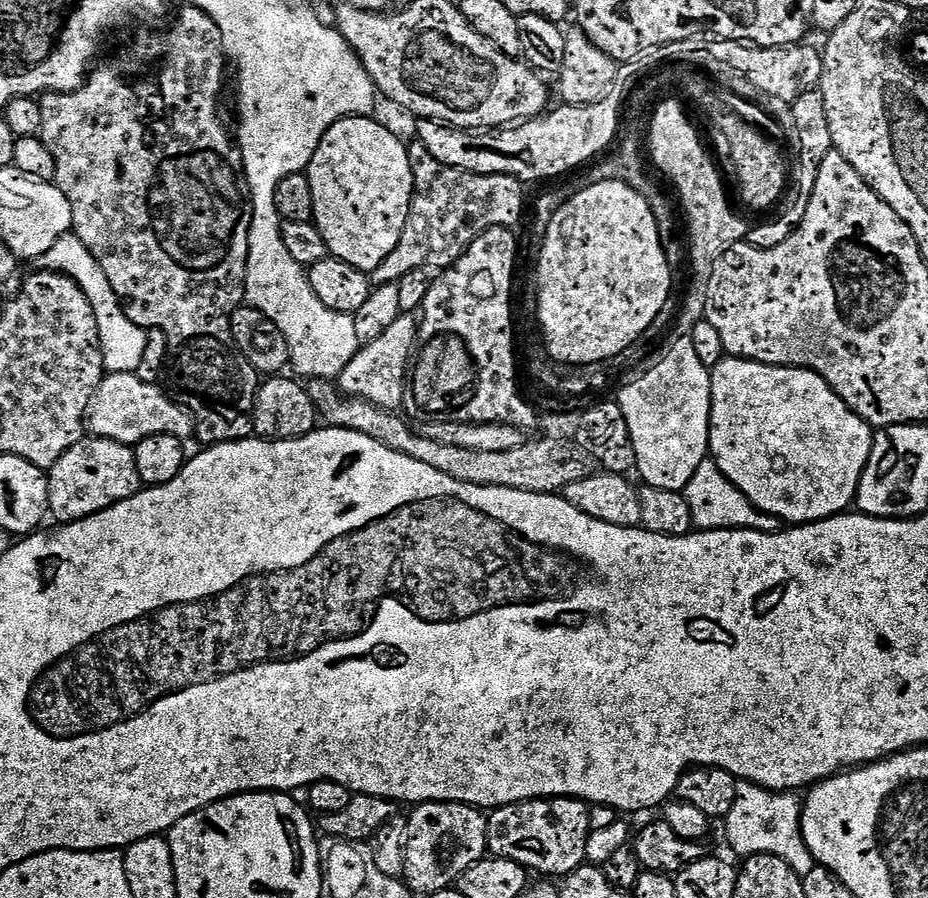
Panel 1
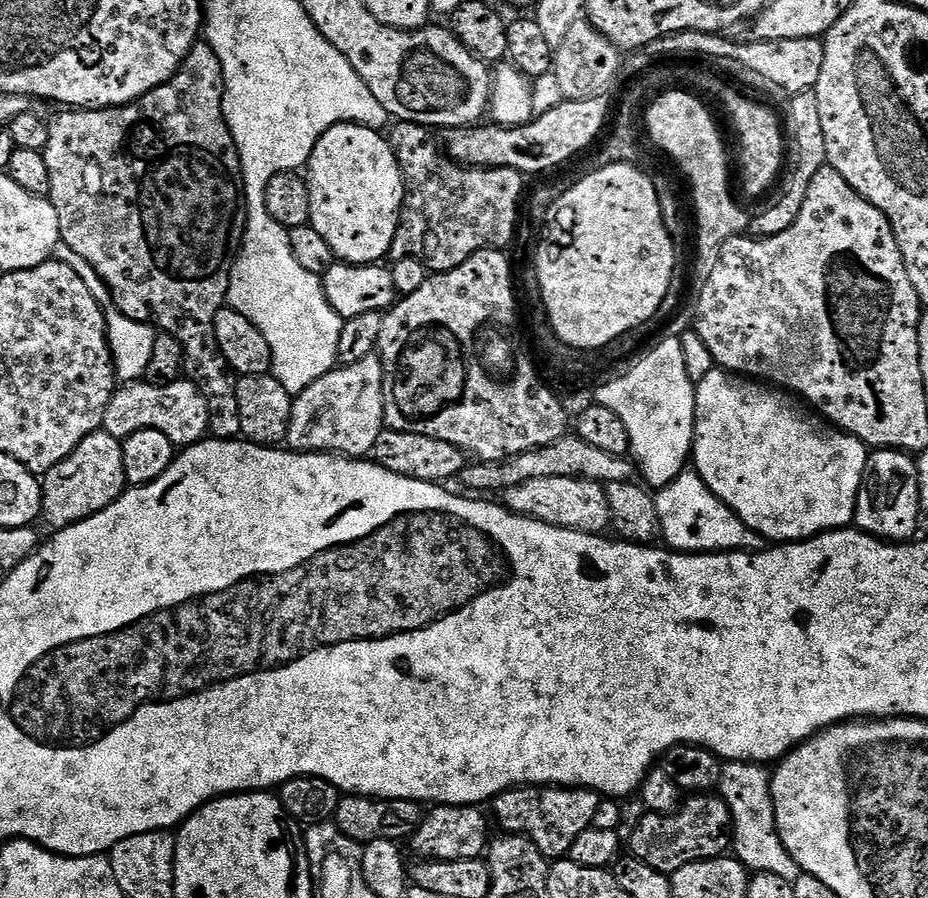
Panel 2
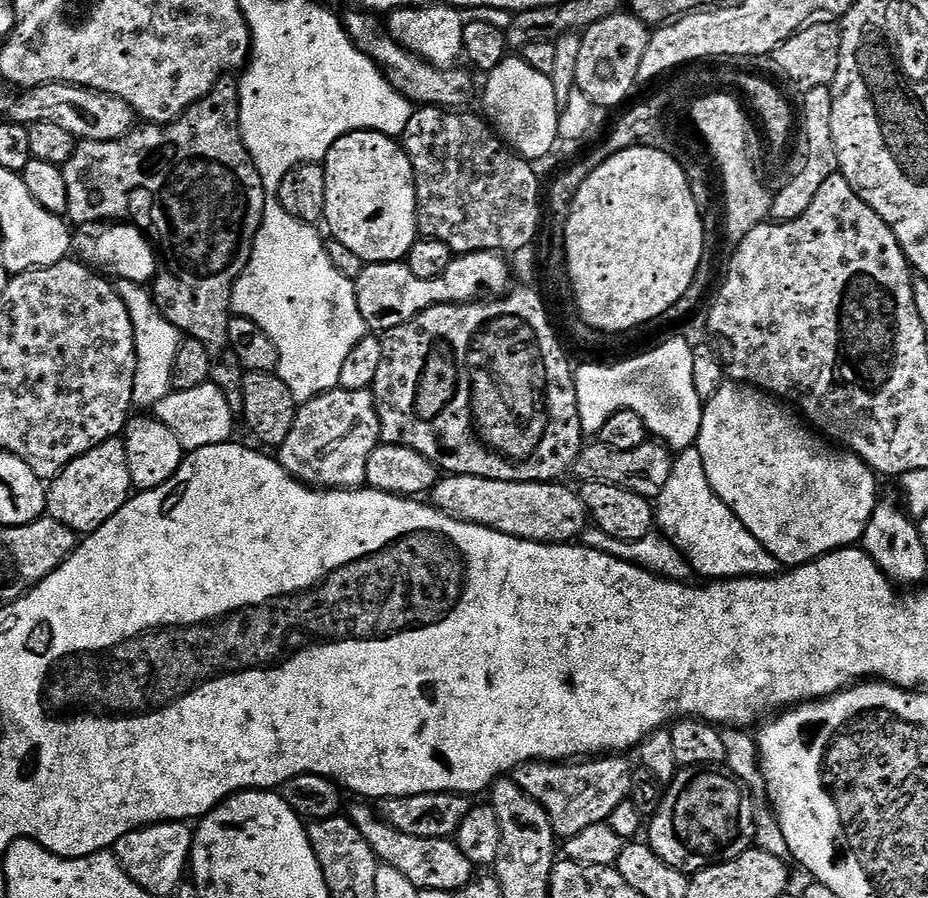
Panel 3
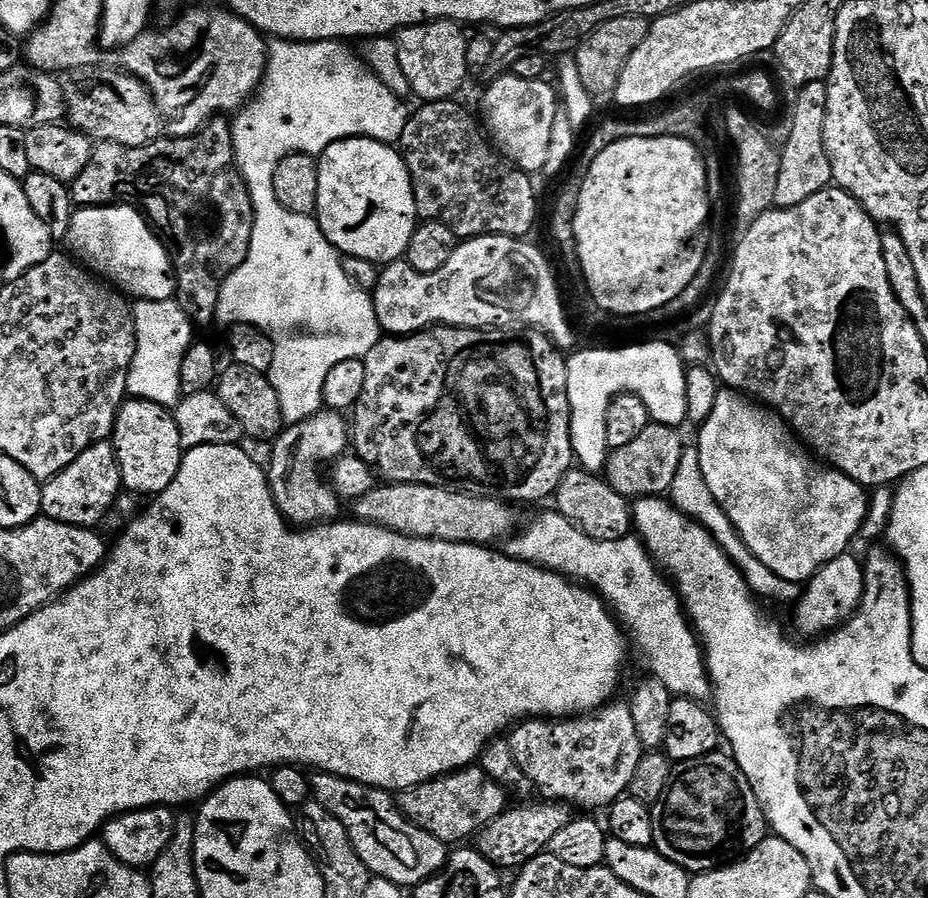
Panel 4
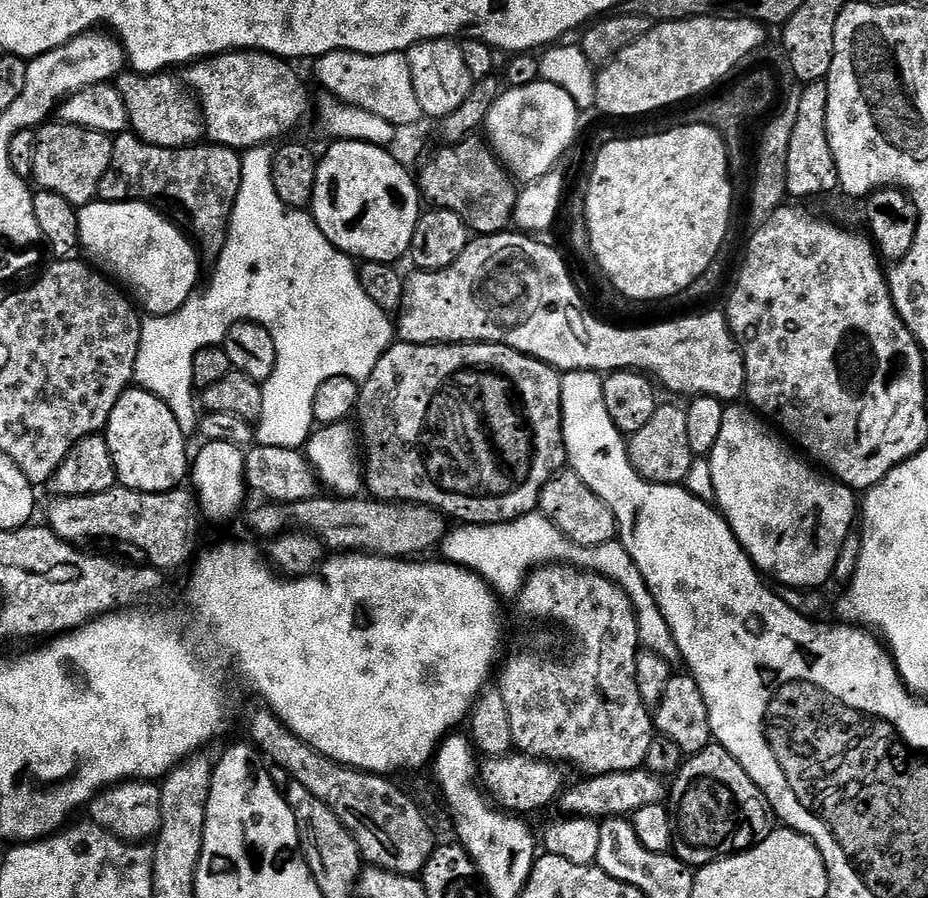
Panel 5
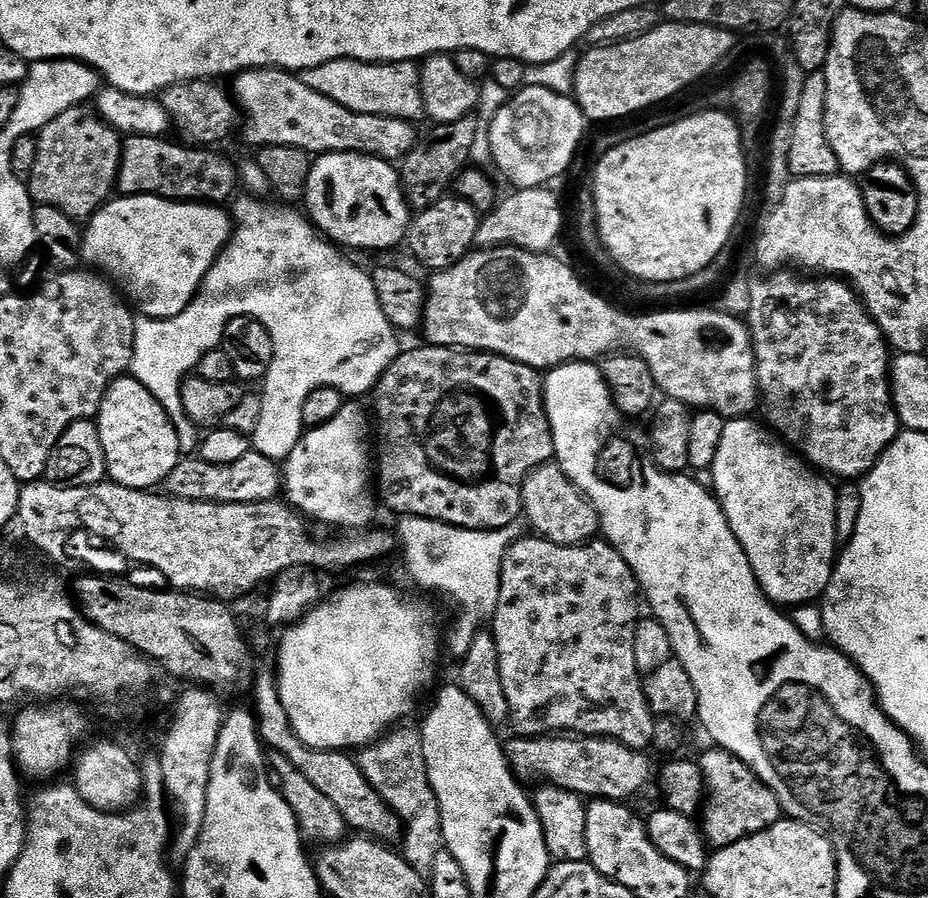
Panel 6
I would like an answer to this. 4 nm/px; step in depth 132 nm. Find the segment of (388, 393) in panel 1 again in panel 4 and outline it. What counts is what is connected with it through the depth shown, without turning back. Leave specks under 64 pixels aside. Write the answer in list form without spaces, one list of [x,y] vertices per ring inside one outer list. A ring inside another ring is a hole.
[[[315,412],[302,422],[287,425],[276,437],[271,448],[272,461],[266,464],[268,485],[285,520],[293,526],[315,526],[335,521],[341,515],[342,501],[331,483],[316,473],[316,467],[319,464],[331,465],[332,461],[349,451],[349,421],[339,412]]]

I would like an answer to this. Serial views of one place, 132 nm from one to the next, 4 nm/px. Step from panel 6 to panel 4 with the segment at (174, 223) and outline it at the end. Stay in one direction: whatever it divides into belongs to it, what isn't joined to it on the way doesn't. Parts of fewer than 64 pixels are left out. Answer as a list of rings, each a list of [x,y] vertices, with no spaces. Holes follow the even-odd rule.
[[[127,204],[77,207],[70,218],[66,243],[67,251],[87,271],[129,297],[170,300],[176,295],[176,273],[169,249],[138,208]]]

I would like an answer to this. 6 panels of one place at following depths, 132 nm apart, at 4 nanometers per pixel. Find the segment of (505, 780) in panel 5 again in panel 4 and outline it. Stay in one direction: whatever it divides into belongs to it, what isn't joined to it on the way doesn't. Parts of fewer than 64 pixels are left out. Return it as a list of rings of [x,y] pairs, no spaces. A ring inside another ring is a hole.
[[[469,766],[407,788],[395,797],[395,801],[396,807],[408,817],[411,824],[417,824],[422,830],[434,834],[434,838],[443,844],[456,846],[467,841],[464,840],[467,836],[468,839],[475,837],[487,824],[494,822],[494,818],[503,814],[509,807],[510,797],[503,786],[486,774],[486,770]]]

